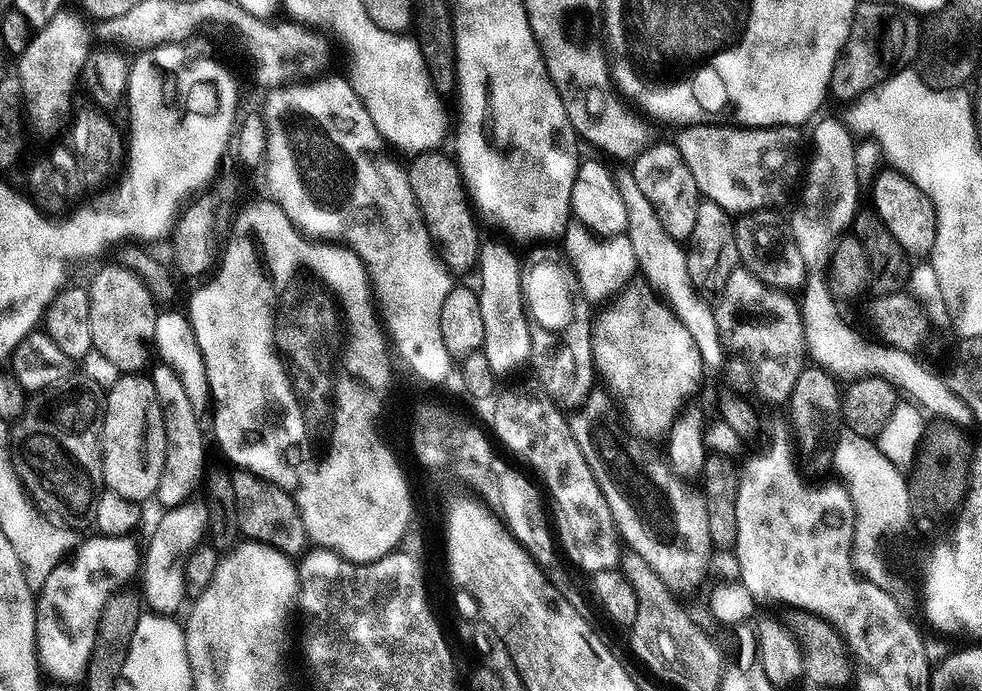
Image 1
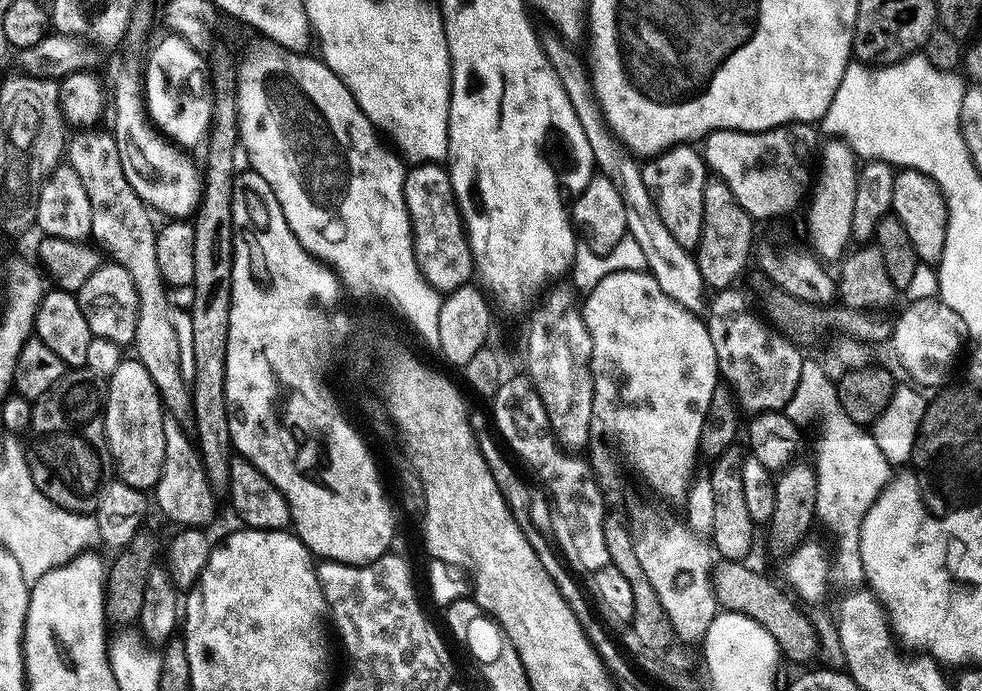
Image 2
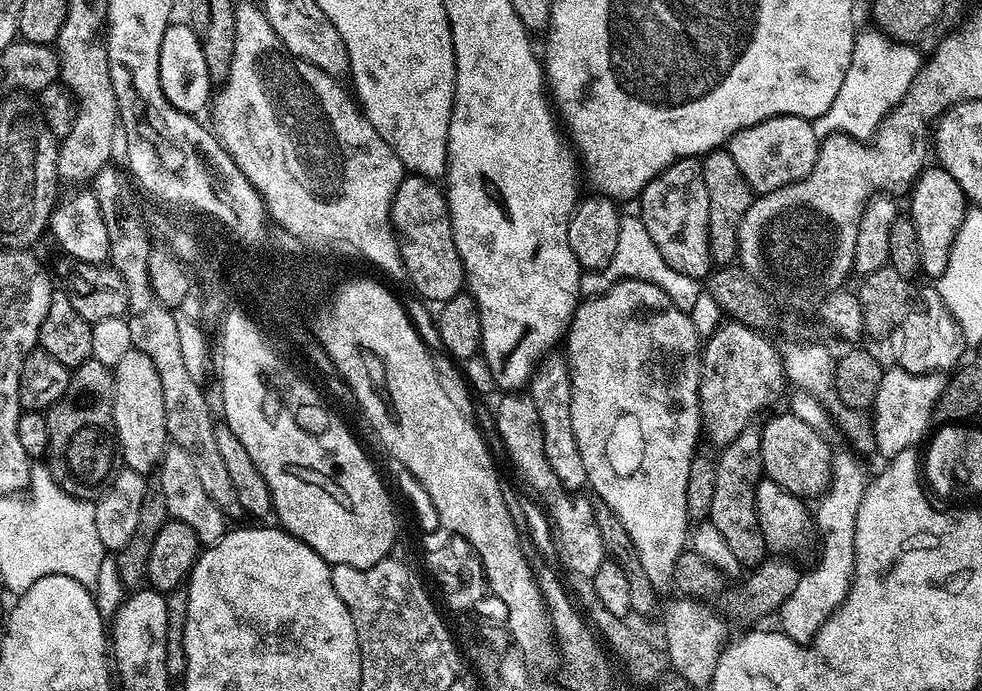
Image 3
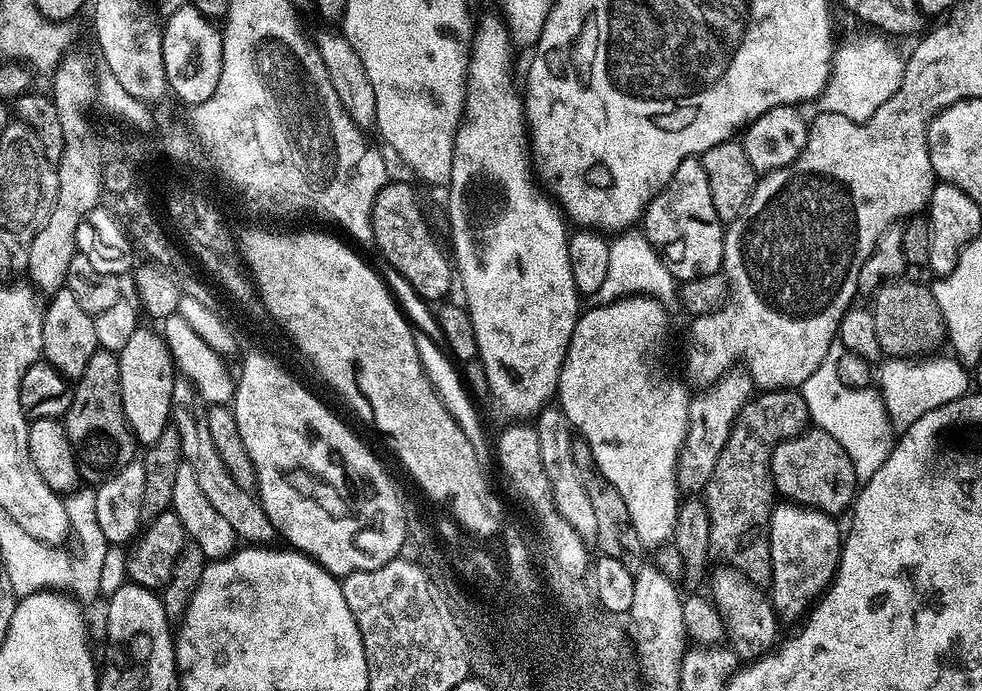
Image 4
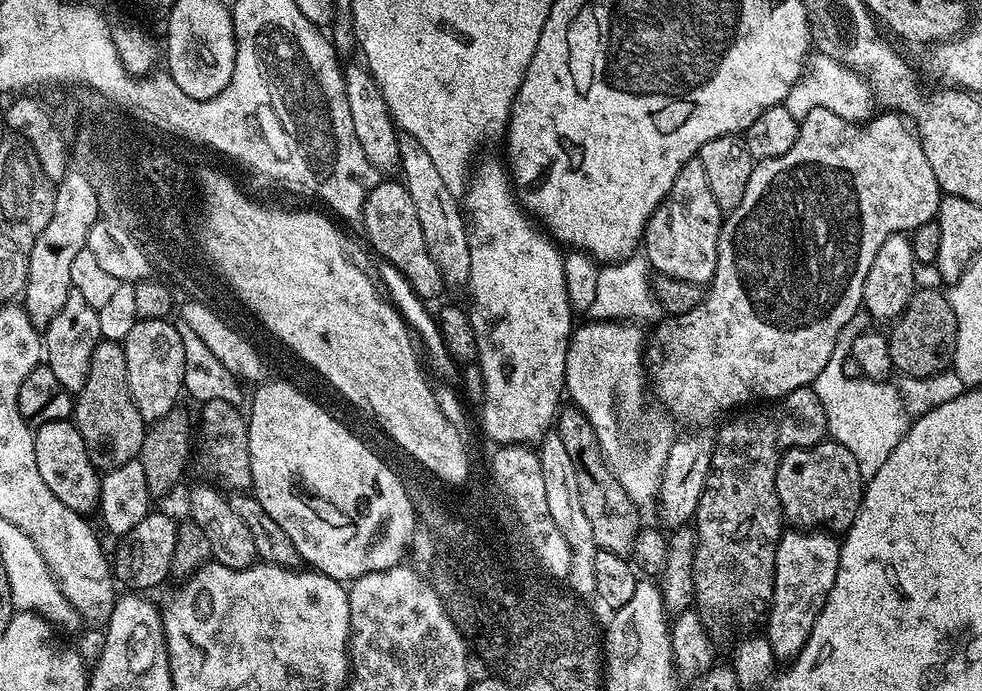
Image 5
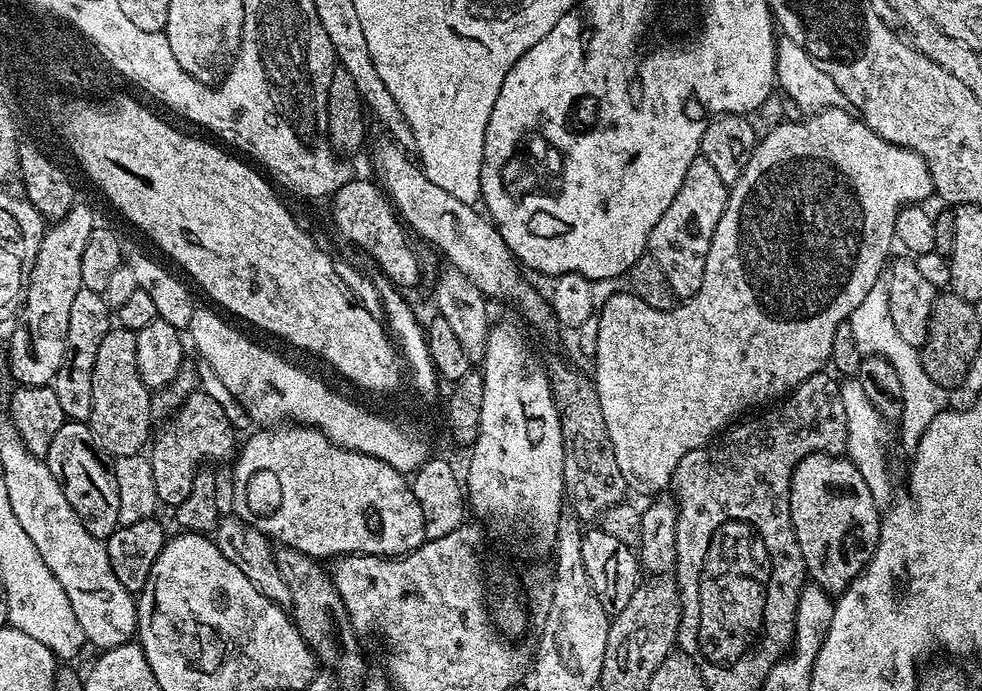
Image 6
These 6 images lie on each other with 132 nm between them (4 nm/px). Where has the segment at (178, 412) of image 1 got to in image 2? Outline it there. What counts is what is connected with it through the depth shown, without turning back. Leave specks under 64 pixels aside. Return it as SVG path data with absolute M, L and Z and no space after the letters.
M171 414L165 415L162 434L166 437L166 454L162 462L160 481L154 489L155 507L157 504L161 514L166 519L173 520L176 526L204 528L216 516L217 497L206 482L206 474L202 470L200 461L200 451L196 449L189 429L180 424Z

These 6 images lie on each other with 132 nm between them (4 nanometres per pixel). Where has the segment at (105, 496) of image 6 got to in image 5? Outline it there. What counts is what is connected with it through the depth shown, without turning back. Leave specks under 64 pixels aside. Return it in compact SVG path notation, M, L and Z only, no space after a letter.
M71 419L46 422L35 429L34 458L38 458L38 474L42 474L42 482L54 490L67 508L81 514L97 511L102 476L92 465L86 442Z

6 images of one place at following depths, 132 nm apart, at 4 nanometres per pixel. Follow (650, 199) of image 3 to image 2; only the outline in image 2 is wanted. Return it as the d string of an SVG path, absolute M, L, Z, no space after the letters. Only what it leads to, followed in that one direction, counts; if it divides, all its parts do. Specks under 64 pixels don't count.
M677 142L672 148L665 148L655 156L645 159L642 164L642 182L650 190L666 230L674 234L678 246L695 250L700 245L702 218L704 217L704 187L708 185L710 173L704 157L696 152L691 143Z

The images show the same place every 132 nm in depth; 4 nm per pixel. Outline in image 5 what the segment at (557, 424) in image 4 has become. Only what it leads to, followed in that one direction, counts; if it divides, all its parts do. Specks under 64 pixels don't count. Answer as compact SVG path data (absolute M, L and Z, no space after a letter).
M555 430L549 431L539 441L538 451L542 462L542 482L546 485L546 503L550 510L550 518L554 518L554 526L562 530L562 538L566 538L566 546L570 548L570 574L566 581L580 596L596 596L594 582L594 558L597 554L594 534L586 513L582 510L582 498L578 498L578 474L574 471L574 461L562 438Z

